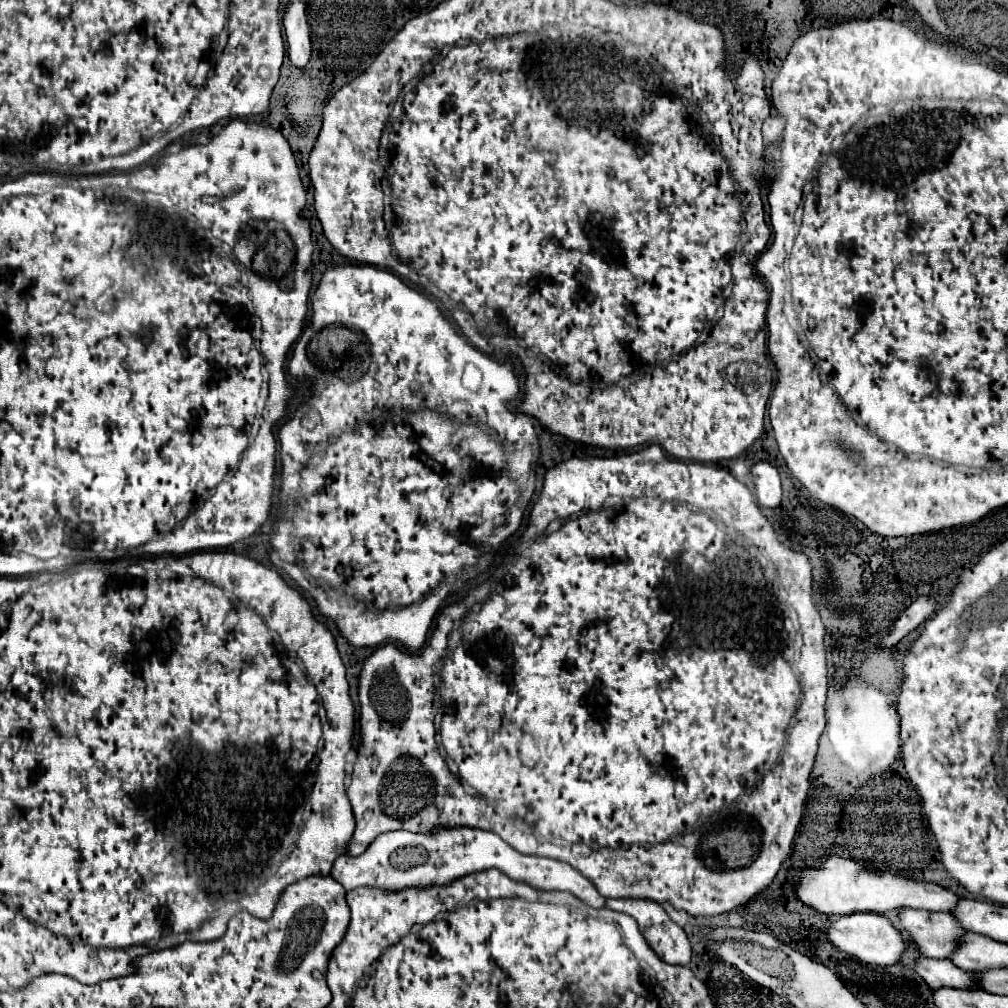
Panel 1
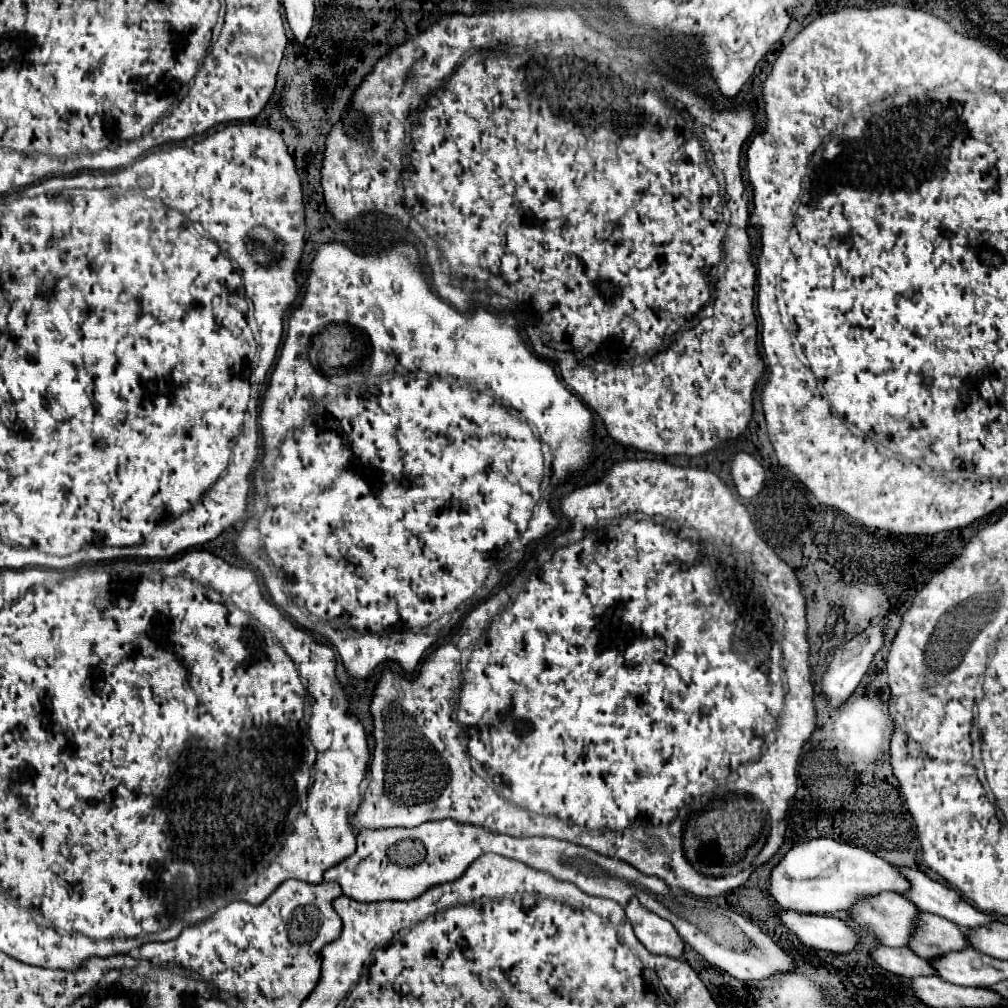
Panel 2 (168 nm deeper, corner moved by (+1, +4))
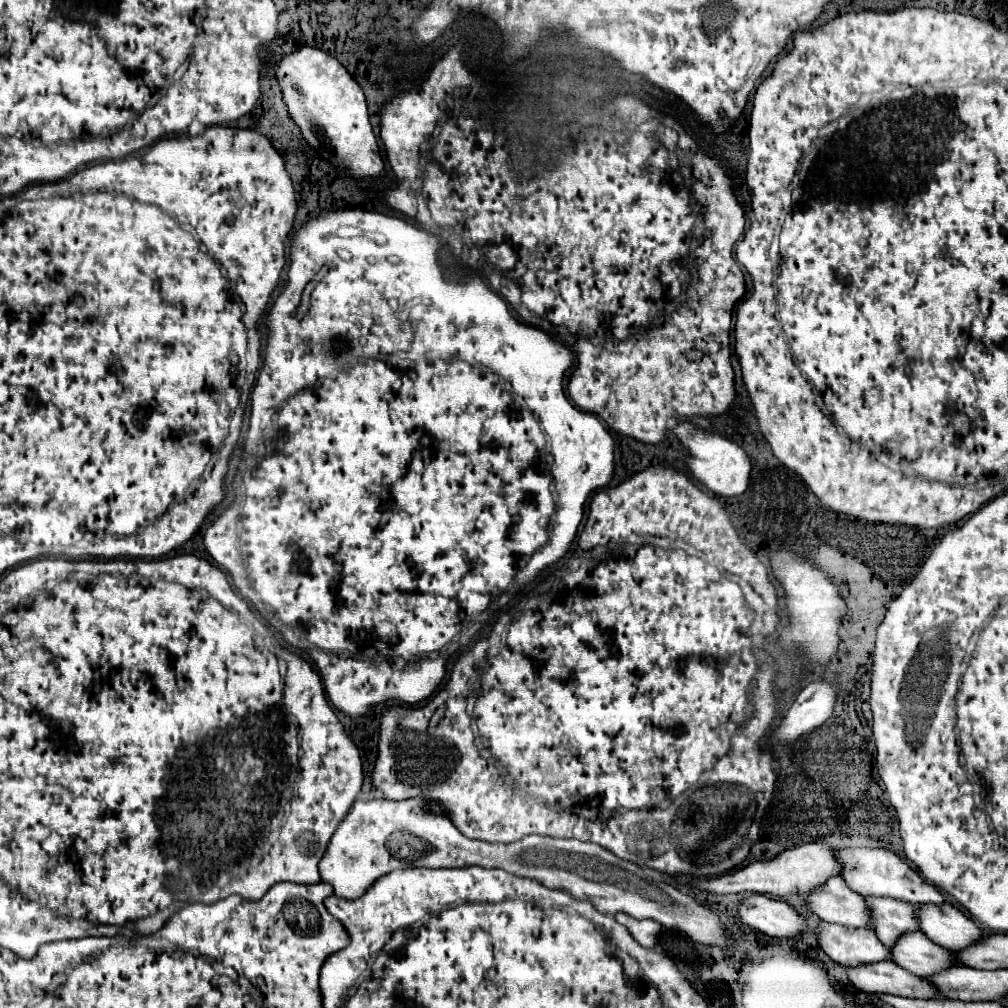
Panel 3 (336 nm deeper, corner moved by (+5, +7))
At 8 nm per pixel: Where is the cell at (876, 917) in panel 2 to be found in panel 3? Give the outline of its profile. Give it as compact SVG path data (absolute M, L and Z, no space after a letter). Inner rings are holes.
M830 876L822 888L806 896L804 906L824 922L836 922L854 928L868 926L870 922L864 898L852 892L842 876Z

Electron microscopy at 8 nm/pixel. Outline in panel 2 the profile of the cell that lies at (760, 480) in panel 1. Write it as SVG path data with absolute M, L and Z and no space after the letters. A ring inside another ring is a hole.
M738 453L732 457L730 475L732 475L732 481L742 499L756 497L762 491L764 479L766 479L766 473L764 473L764 467L760 465L760 461L756 461L748 453Z

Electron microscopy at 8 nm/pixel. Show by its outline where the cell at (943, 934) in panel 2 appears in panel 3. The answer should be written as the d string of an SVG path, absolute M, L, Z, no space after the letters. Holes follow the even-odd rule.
M864 896L864 902L872 912L872 930L882 940L882 944L892 946L906 930L918 930L918 920L912 904L886 896Z

